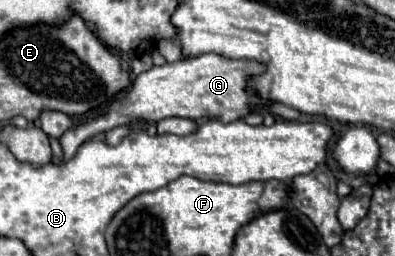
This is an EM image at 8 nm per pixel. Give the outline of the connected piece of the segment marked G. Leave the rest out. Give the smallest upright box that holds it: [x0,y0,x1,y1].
[59,54,265,158]

